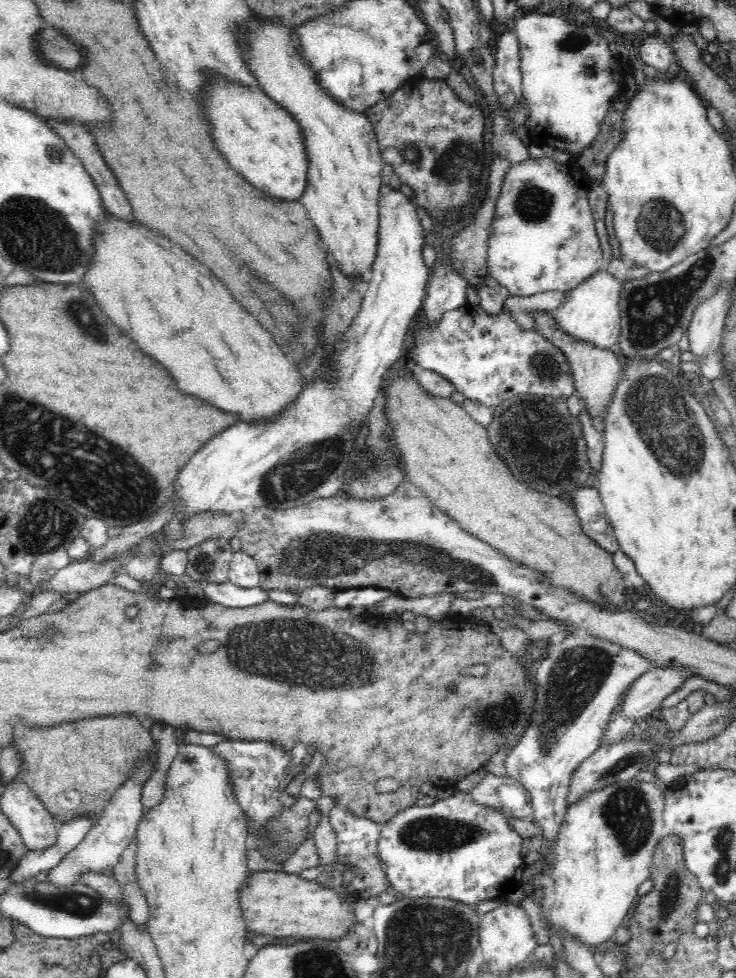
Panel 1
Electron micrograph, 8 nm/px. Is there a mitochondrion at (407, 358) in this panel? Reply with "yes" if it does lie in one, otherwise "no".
no

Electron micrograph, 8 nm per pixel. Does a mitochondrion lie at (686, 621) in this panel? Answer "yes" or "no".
no

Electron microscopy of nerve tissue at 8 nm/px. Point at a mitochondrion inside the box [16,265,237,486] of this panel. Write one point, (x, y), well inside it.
(79, 311)

